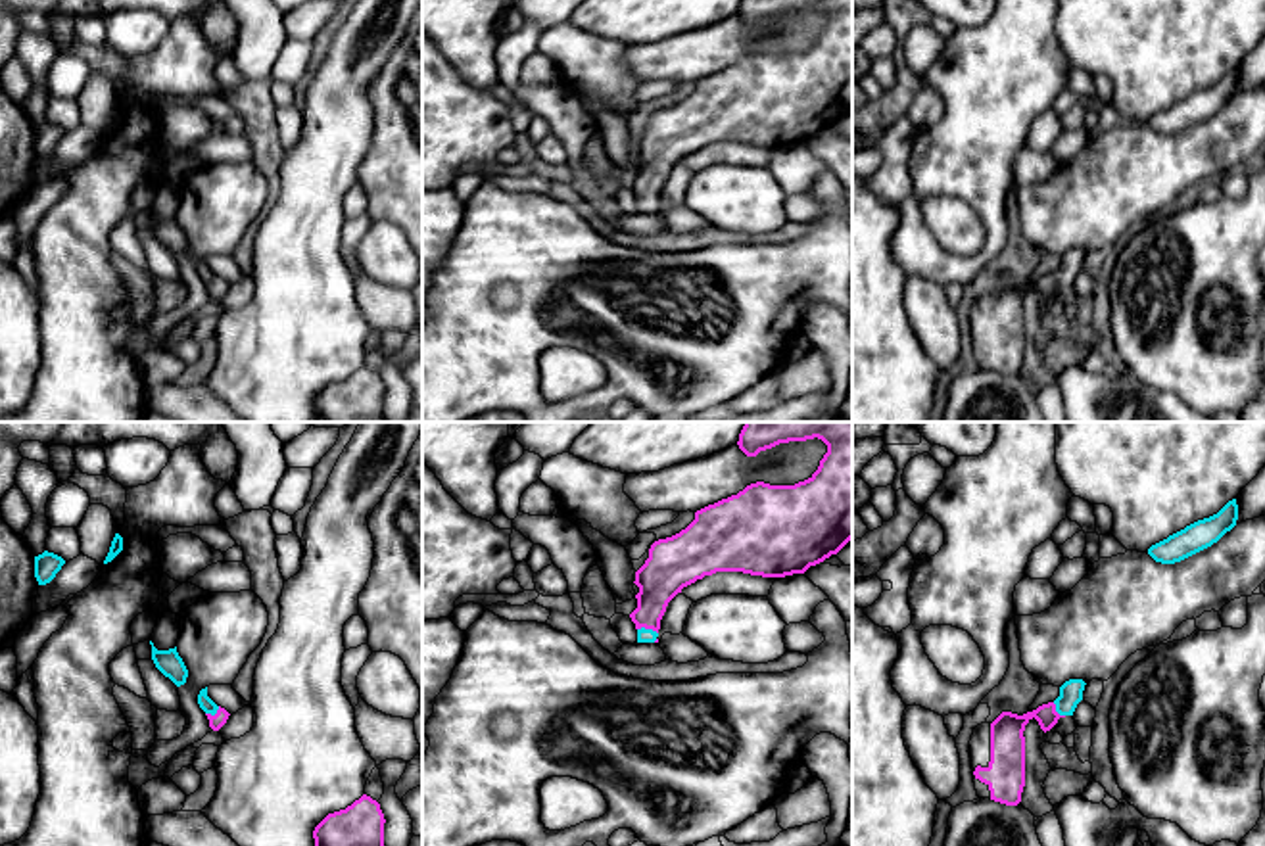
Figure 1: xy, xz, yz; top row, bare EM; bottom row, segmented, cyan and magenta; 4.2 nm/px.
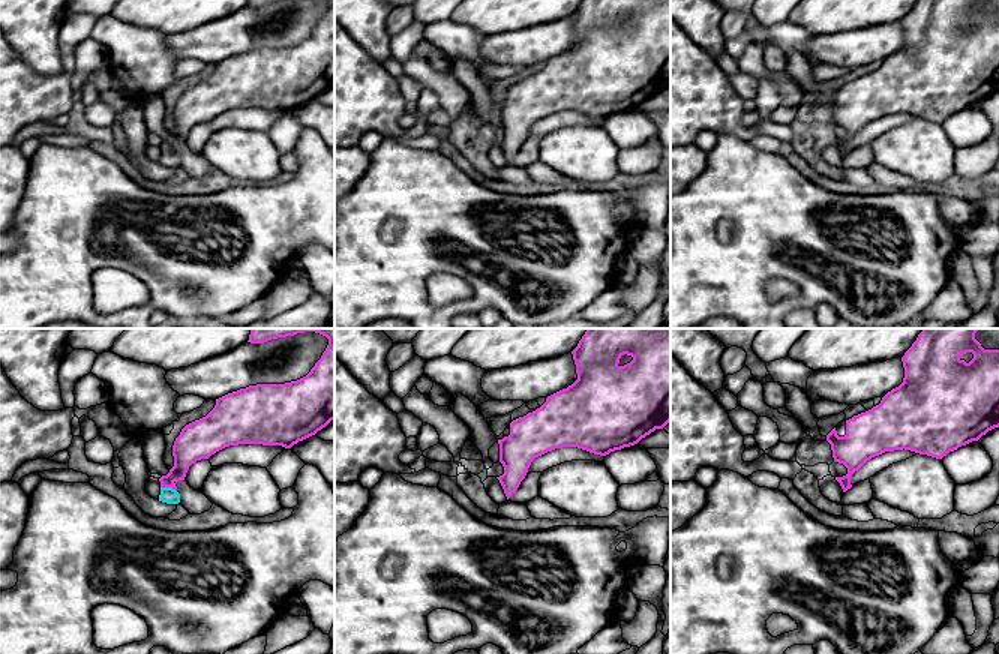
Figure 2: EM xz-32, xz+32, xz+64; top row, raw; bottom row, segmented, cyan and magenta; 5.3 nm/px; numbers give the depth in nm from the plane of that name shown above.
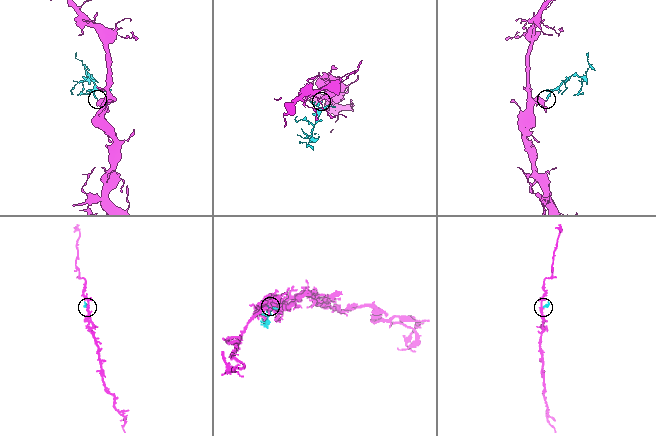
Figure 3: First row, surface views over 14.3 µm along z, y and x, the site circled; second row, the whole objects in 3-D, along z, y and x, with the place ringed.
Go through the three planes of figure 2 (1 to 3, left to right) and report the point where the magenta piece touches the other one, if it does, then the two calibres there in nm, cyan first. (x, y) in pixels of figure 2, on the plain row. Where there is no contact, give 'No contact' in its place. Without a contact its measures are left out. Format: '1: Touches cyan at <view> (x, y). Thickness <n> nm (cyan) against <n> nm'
1: Touches cyan at xz-32 (168, 152). Thickness 90 nm (cyan) against 160 nm
2: No contact
3: No contact

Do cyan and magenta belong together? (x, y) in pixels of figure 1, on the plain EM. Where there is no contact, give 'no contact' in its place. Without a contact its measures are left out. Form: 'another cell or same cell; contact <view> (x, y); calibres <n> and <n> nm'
same cell; contact xz (647, 200); calibres 60 and 190 nm

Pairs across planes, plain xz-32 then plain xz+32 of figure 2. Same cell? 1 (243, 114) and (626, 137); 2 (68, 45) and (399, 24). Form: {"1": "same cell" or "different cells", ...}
{"1": "different cells", "2": "different cells"}

